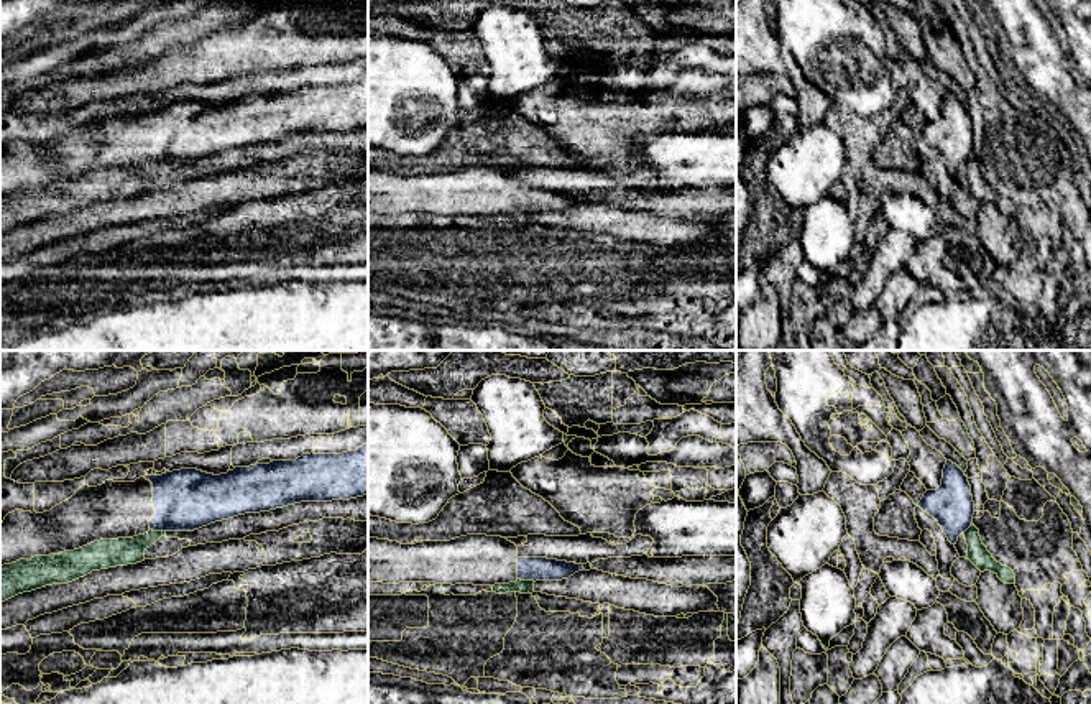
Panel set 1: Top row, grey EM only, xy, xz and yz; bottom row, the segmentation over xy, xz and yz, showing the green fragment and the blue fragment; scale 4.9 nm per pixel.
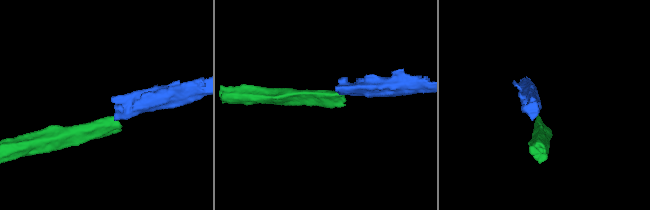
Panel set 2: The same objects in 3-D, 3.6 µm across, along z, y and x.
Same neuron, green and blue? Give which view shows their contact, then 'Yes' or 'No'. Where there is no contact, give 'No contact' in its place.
Touches green in xz. No

